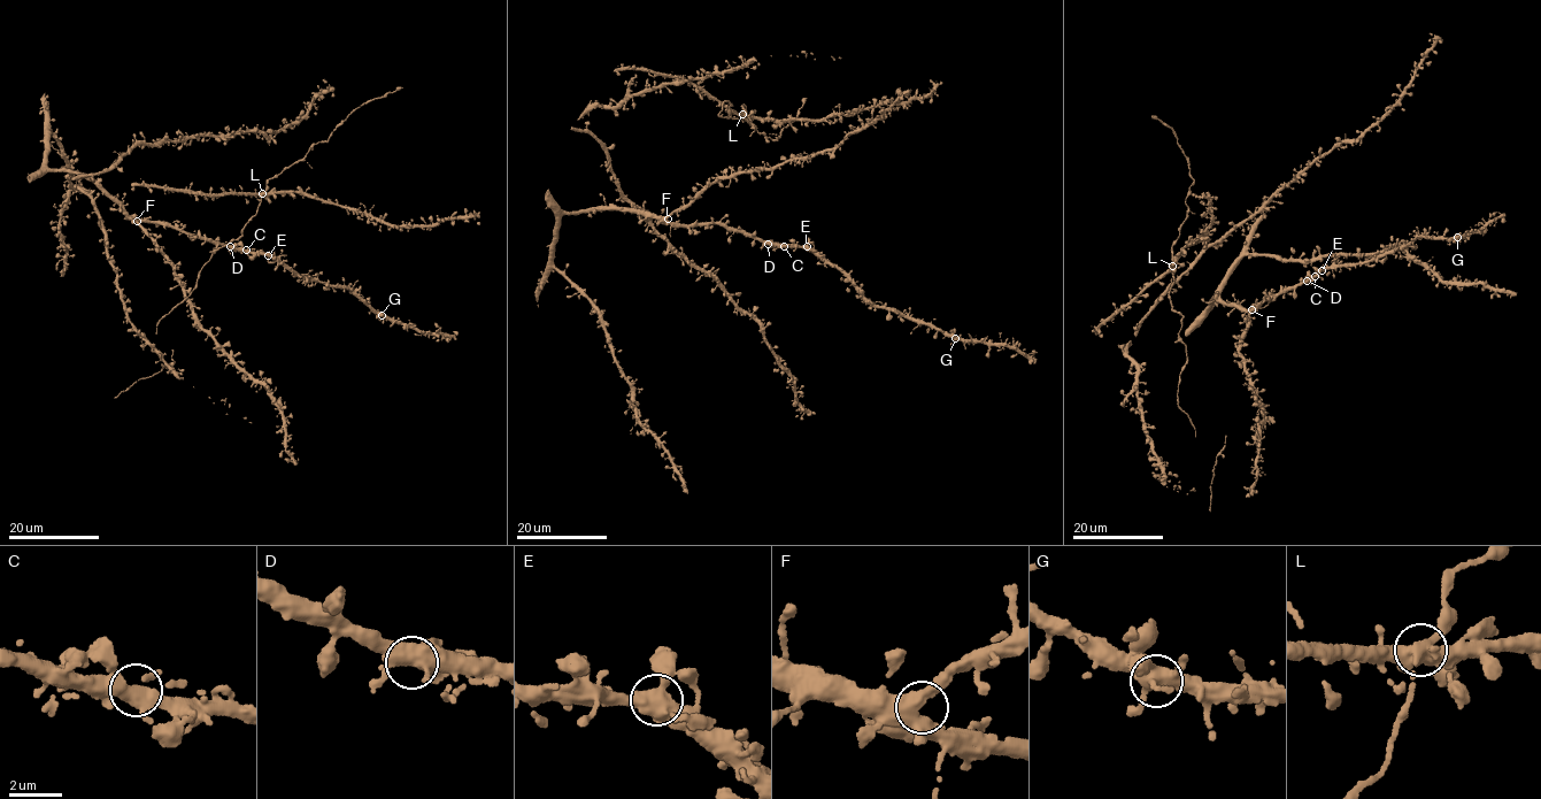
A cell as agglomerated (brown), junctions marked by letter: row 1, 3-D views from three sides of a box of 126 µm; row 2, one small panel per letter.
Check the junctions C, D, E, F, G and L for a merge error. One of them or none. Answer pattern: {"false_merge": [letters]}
{"false_merge": []}

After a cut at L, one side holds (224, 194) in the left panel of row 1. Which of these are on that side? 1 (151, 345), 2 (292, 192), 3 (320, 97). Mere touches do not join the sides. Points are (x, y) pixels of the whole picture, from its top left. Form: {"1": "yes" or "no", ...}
{"1": "yes", "2": "yes", "3": "yes"}

